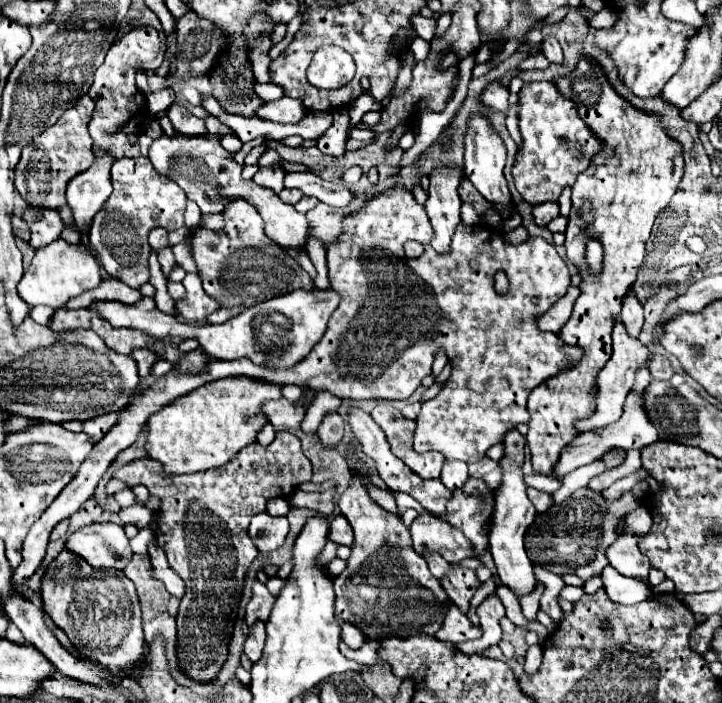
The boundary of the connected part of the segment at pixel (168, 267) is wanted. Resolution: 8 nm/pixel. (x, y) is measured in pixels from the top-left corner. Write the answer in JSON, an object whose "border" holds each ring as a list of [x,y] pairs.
{"border":[[[163,249],[163,251],[159,251],[159,263],[161,263],[161,271],[163,271],[163,275],[165,275],[165,279],[169,279],[169,275],[171,275],[171,271],[175,269],[175,257],[173,257],[173,253],[171,253],[171,249]]]}

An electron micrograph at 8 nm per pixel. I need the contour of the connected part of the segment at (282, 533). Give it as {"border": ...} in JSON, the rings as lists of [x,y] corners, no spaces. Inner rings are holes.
{"border":[[[259,513],[251,519],[249,536],[261,553],[275,551],[283,545],[289,531],[287,517],[271,517],[269,513]]]}

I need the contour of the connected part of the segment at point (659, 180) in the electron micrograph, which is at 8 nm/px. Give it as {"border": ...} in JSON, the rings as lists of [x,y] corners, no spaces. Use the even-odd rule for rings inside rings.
{"border":[[[581,61],[577,71],[583,71],[579,75],[583,81],[595,77],[595,85],[581,89],[581,101],[575,101],[577,111],[581,119],[591,125],[593,133],[599,133],[607,145],[615,145],[615,157],[595,157],[591,169],[573,185],[573,207],[565,231],[565,249],[567,259],[581,275],[581,295],[573,307],[571,319],[559,331],[559,339],[567,345],[581,347],[583,357],[567,371],[545,379],[529,395],[531,421],[527,443],[533,469],[541,475],[553,475],[561,449],[577,435],[573,429],[575,419],[589,417],[591,409],[595,409],[595,403],[591,401],[595,373],[599,373],[607,363],[607,357],[611,357],[611,331],[621,313],[621,299],[635,283],[655,217],[671,201],[683,175],[681,149],[665,135],[655,115],[633,109],[611,89],[599,67],[589,61]],[[591,239],[597,239],[603,245],[603,267],[599,273],[589,271],[585,257],[585,245]]]}

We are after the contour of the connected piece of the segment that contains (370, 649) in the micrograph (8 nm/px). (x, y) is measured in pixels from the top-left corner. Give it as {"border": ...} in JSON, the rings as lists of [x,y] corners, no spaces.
{"border":[[[343,641],[339,643],[339,651],[341,651],[347,659],[359,661],[361,665],[375,665],[375,663],[379,663],[379,657],[377,657],[377,647],[379,647],[379,643],[377,643],[377,641],[363,643],[359,649],[349,649]]]}

